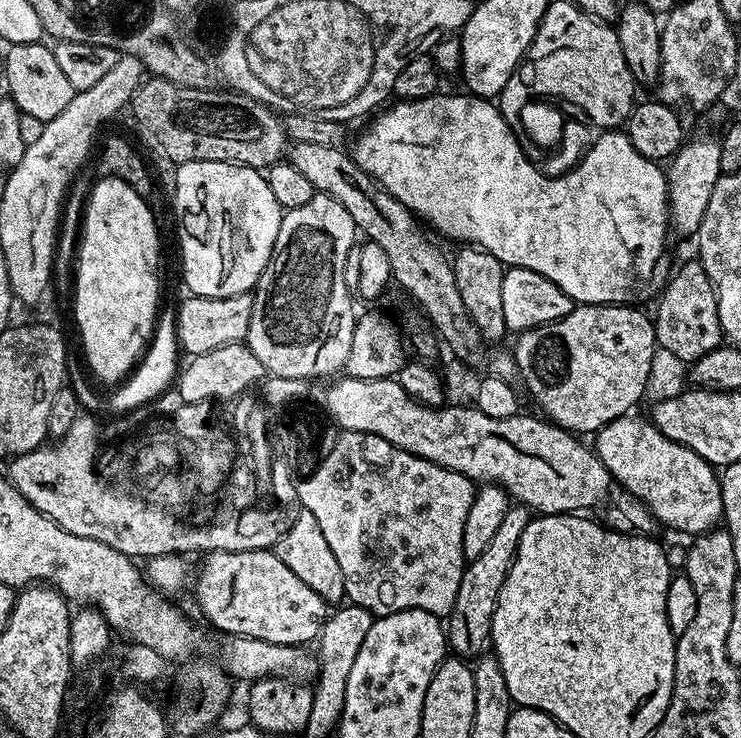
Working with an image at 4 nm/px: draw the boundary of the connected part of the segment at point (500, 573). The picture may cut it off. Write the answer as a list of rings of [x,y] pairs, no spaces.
[[[512,506],[505,512],[498,531],[478,558],[467,561],[462,574],[462,582],[458,582],[458,594],[454,594],[454,606],[446,617],[446,644],[452,648],[457,657],[465,662],[477,659],[489,647],[492,639],[492,619],[496,609],[496,599],[506,582],[506,574],[516,560],[518,542],[522,538],[522,530],[526,530],[530,512],[527,507]]]

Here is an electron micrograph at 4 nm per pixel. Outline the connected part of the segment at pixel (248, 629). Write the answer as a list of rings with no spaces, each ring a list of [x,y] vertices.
[[[263,548],[249,552],[209,551],[200,573],[195,573],[196,604],[200,612],[220,631],[230,636],[249,636],[262,642],[308,646],[319,637],[320,627],[330,615],[330,605],[306,586],[286,563],[276,556],[275,551]]]

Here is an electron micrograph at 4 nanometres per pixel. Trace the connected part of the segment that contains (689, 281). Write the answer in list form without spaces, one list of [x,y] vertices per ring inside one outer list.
[[[699,259],[688,260],[672,276],[672,281],[659,293],[660,305],[654,311],[654,323],[656,326],[656,343],[659,347],[670,350],[678,358],[685,362],[691,362],[702,358],[702,354],[710,354],[710,350],[721,347],[722,333],[718,322],[718,302],[716,301],[716,291],[702,267]]]

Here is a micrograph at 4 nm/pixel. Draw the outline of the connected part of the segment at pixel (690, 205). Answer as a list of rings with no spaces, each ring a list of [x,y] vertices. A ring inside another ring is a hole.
[[[714,138],[687,139],[669,161],[668,178],[669,221],[673,229],[684,236],[692,237],[700,230],[707,203],[714,192],[714,186],[723,175],[720,166],[720,143]]]

